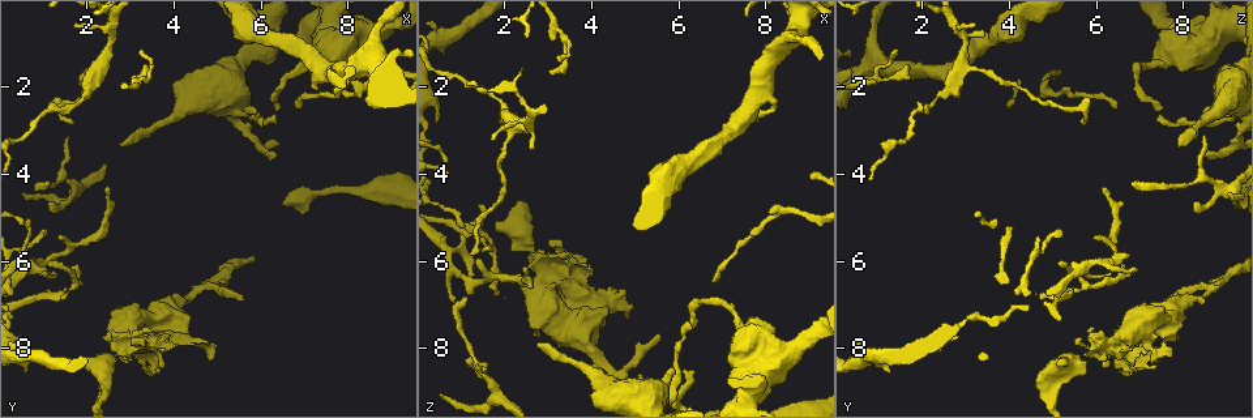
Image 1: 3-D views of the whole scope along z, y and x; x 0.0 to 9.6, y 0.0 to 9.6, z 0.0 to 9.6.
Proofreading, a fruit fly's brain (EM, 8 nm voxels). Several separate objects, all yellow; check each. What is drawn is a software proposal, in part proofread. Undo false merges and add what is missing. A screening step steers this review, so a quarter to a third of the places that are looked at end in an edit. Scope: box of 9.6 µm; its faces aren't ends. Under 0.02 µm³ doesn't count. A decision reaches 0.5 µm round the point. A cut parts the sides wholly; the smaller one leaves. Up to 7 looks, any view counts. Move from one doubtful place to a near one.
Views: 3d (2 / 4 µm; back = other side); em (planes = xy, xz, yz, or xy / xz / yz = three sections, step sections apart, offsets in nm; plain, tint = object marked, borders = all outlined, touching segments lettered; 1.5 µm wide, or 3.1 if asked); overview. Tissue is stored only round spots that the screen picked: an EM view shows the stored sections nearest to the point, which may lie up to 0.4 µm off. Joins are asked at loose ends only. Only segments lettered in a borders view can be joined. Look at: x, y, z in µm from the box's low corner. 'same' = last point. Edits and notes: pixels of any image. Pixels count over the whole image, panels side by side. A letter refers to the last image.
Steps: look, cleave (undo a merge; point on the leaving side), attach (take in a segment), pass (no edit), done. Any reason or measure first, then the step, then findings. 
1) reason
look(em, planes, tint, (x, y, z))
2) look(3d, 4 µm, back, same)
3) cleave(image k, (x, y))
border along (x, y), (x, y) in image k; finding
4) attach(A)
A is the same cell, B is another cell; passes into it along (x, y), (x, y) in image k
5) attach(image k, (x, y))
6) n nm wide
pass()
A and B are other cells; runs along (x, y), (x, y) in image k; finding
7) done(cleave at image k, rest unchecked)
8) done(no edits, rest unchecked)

tapers out
look(em, planes, tint, (1.15, 4.60, 8.35))

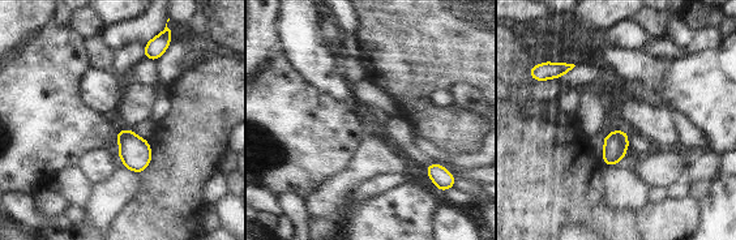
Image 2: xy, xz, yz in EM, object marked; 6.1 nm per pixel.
look(em, planes, borders, same)

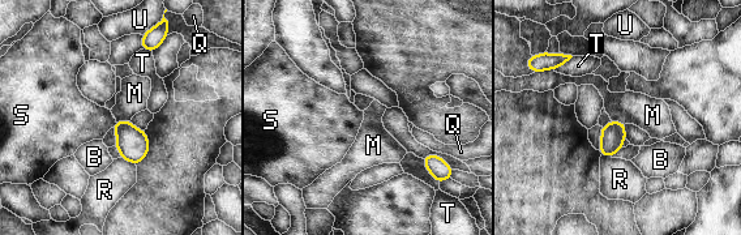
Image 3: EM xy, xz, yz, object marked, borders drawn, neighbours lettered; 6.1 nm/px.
T touches over 150 nm
pass()
B, M, Q, R, S, T and U are other cells; border along (553, 68), (539, 72) in image 3; no lettered segment goes on from it

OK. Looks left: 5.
branch stops here
look(3d, 2 µm, (2.70, 0.75, 3.35))

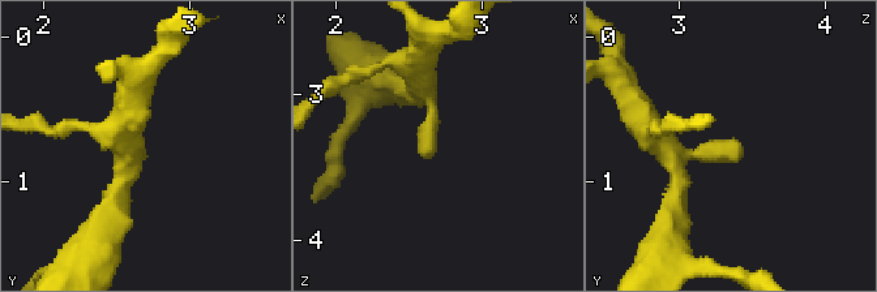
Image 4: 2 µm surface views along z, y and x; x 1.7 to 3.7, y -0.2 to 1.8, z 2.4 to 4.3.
now the EM
look(em, planes, borders, (2.66, 0.70, 3.36))

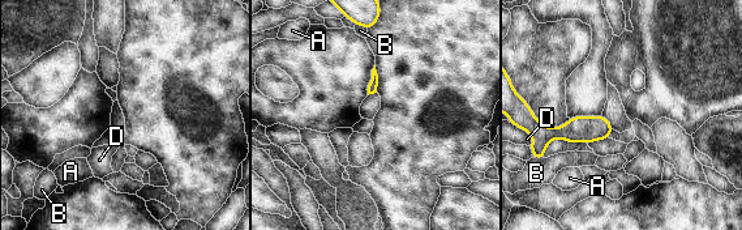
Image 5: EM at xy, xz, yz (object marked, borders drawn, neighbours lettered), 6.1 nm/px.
pass()
A, B and D are other cells; runs along (522, 109), (541, 132), (607, 133) in image 5; no lettered segment goes on from it

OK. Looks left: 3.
tapers out
look(em, planes, borders, (1.65, 2.80, 5.65))

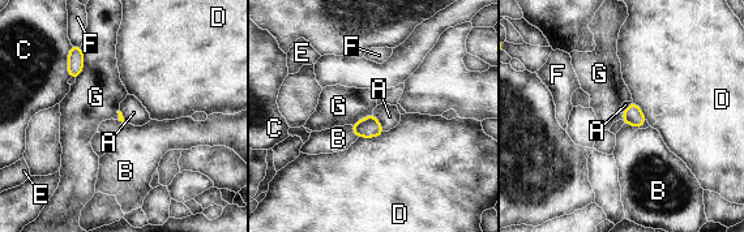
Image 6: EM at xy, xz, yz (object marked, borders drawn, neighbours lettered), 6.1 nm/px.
G touches over 200 nm
attach(A)
A is the same cell, B, C, D, E, F and G are other cells; passes into it along (370, 127), (379, 123), (389, 116) in image 6; the neuron continues

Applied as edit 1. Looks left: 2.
done(attach at image 6, rest unchecked)

